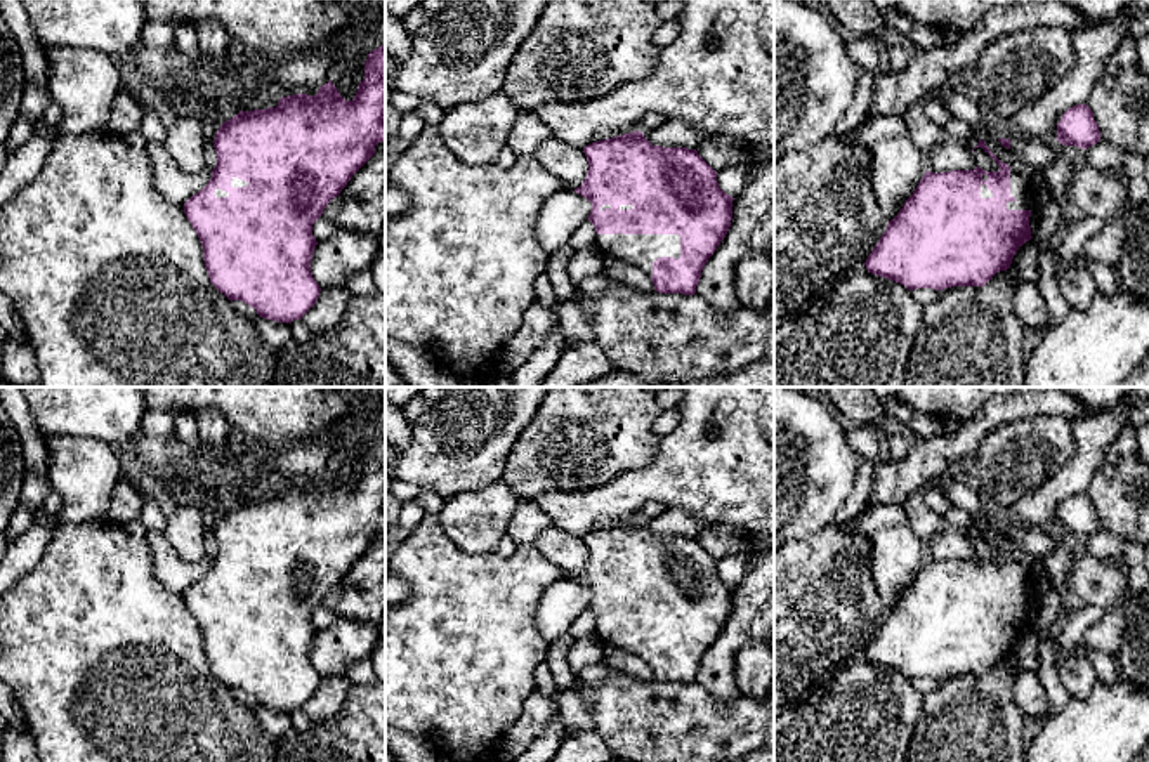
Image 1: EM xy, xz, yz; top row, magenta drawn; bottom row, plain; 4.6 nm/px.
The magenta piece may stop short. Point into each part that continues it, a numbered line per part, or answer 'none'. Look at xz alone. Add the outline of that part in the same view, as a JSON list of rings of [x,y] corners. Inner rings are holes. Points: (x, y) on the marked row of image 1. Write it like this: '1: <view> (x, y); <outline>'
1: xz (641, 250); [[[597,234],[595,245],[606,255],[642,269],[653,276],[653,262],[660,257],[680,257],[679,234]]]

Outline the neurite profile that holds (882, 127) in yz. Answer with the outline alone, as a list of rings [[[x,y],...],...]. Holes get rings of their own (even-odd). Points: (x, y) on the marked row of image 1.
[[[877,116],[864,122],[854,134],[854,141],[859,146],[871,148],[882,139],[889,139],[899,134],[906,134],[906,123],[901,116]]]

